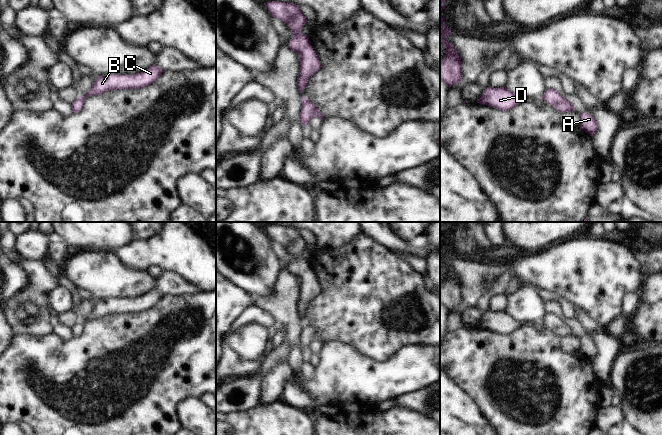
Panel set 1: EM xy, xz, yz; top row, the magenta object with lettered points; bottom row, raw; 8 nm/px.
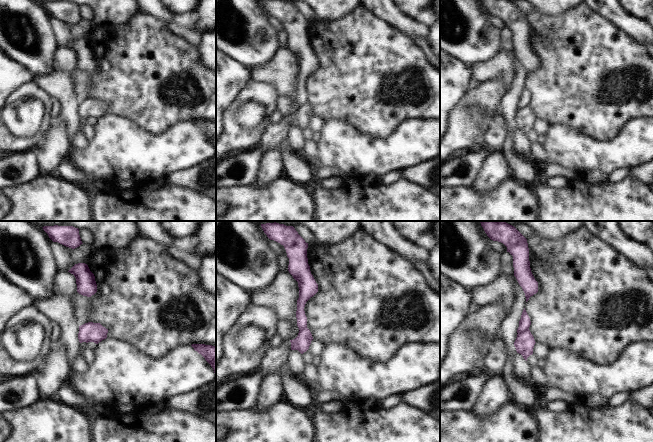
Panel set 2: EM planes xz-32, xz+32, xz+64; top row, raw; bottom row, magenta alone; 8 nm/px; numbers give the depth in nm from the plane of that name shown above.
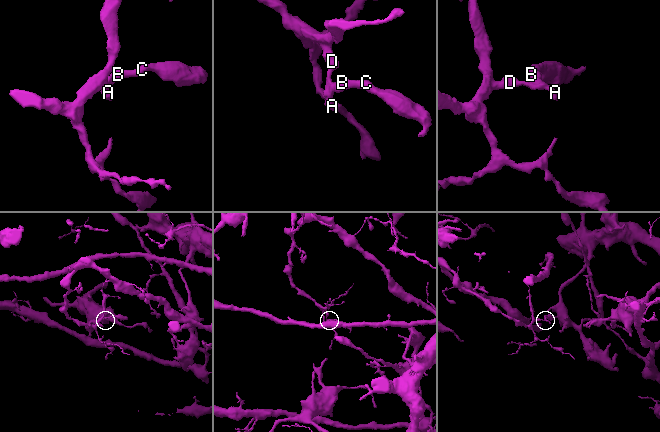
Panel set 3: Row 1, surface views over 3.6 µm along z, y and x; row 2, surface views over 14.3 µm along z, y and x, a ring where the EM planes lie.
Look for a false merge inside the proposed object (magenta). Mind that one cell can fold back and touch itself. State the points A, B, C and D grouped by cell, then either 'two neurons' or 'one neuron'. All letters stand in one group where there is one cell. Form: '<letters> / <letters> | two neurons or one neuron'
A B C / D | two neurons

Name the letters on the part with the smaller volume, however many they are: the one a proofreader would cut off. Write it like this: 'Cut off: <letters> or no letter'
Cut off: A, B, C

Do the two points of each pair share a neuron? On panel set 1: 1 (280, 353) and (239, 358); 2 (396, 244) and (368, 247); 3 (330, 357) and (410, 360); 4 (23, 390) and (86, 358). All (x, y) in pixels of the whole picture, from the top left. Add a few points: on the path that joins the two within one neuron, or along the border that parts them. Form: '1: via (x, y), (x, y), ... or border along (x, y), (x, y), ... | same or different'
1: border along (271, 347), (260, 370), (253, 375) | different
2: border along (363, 232), (391, 250) | different
3: via (350, 372), (390, 372) | same
4: via (39, 380), (65, 379), (70, 374) | same

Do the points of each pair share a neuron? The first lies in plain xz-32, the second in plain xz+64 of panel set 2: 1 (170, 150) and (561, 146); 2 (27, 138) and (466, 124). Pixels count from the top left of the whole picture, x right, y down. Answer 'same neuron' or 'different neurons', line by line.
1: same neuron
2: same neuron

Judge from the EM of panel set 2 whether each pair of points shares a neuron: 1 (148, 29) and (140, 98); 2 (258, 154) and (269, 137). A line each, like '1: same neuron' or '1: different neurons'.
1: same neuron
2: same neuron

